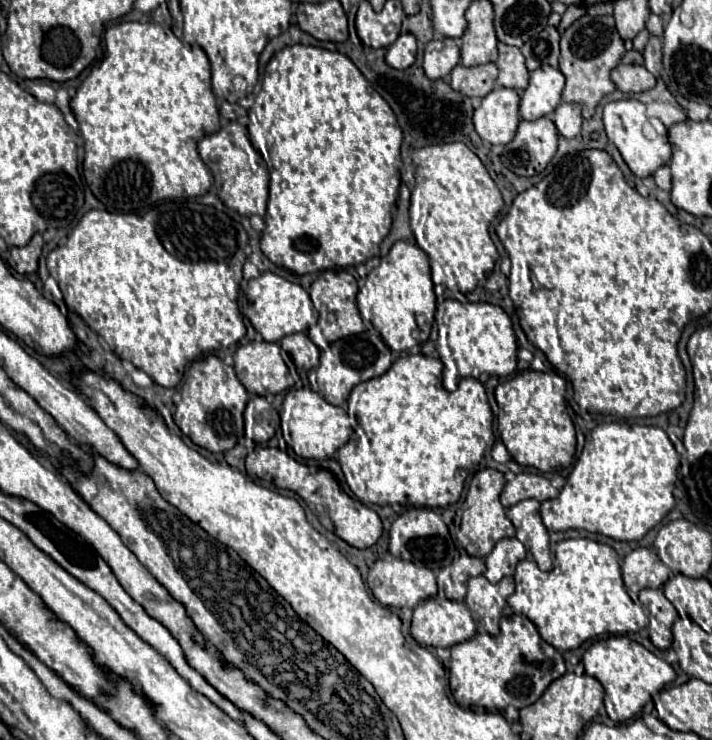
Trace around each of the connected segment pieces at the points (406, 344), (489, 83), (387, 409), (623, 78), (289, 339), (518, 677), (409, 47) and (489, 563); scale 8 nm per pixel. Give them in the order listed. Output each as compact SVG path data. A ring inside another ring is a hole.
M398 240L388 256L380 260L380 266L376 266L368 276L365 285L359 289L356 303L363 319L368 319L374 328L380 332L382 340L394 350L404 352L410 350L416 344L422 344L430 338L430 330L434 324L434 310L436 310L436 298L434 298L434 284L430 278L430 264L428 256L412 242Z
M494 62L484 66L472 66L472 68L458 64L450 74L450 86L456 92L462 92L470 98L474 96L484 98L488 92L492 92L496 76L498 76L498 68Z
M422 354L402 356L386 374L366 380L351 391L347 414L349 420L357 421L357 427L350 442L338 450L338 462L350 490L360 502L442 508L460 500L470 468L476 468L494 444L494 415L481 382L476 378L462 378L460 388L448 392L442 385L442 372L443 364L438 358Z
M618 64L612 70L612 82L616 84L618 90L622 92L644 92L654 88L656 78L650 74L644 66L628 66L628 64Z
M302 332L284 336L280 340L280 347L281 356L295 382L294 387L298 389L301 387L301 381L297 370L316 368L320 358L320 348L312 344L312 340Z
M508 616L502 618L502 628L498 636L490 636L490 634L476 634L466 642L460 642L456 646L450 648L452 656L450 656L450 690L454 700L462 706L462 708L486 708L486 710L506 710L506 706L514 706L518 710L534 704L542 692L560 676L566 674L566 664L562 654L550 646L548 642L544 642L536 630L536 626L526 618L526 616Z
M400 34L398 40L388 48L386 62L398 70L404 70L416 60L416 38L412 34Z
M518 538L500 540L494 550L486 556L486 572L484 576L496 584L504 576L512 576L514 568L520 560L526 558L526 548Z

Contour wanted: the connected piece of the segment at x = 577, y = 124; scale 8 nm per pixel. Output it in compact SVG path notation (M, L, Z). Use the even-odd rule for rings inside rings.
M562 102L556 108L556 112L554 112L554 124L556 124L558 132L564 138L574 138L574 136L580 134L580 128L582 128L580 110L582 110L582 106L578 106L578 104L566 104L566 102Z

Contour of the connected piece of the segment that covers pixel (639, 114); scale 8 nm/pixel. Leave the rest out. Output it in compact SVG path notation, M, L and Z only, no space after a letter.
M638 100L608 102L604 106L604 128L606 128L608 140L620 150L624 162L628 164L628 168L632 170L634 176L638 176L638 178L652 176L660 166L670 162L672 148L670 148L667 128L658 120L655 124L648 122L646 106L642 102L638 102Z

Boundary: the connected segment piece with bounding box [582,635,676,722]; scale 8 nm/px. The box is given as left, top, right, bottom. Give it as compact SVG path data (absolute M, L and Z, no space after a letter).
M626 635L598 640L584 652L582 662L586 674L594 676L602 684L605 690L604 706L607 715L614 722L624 722L636 716L652 698L652 694L656 694L676 678L674 668L666 660L654 656L642 644L626 638Z

